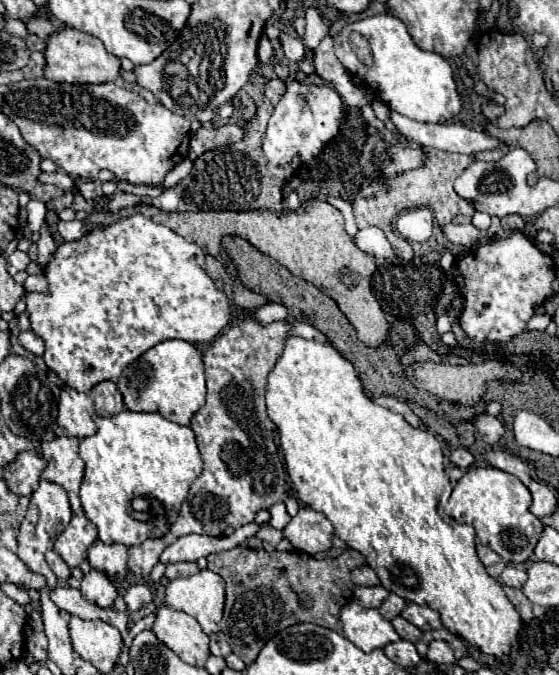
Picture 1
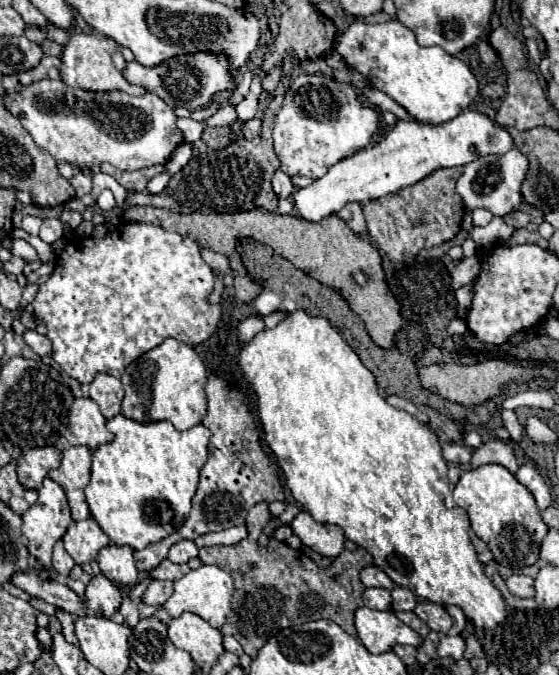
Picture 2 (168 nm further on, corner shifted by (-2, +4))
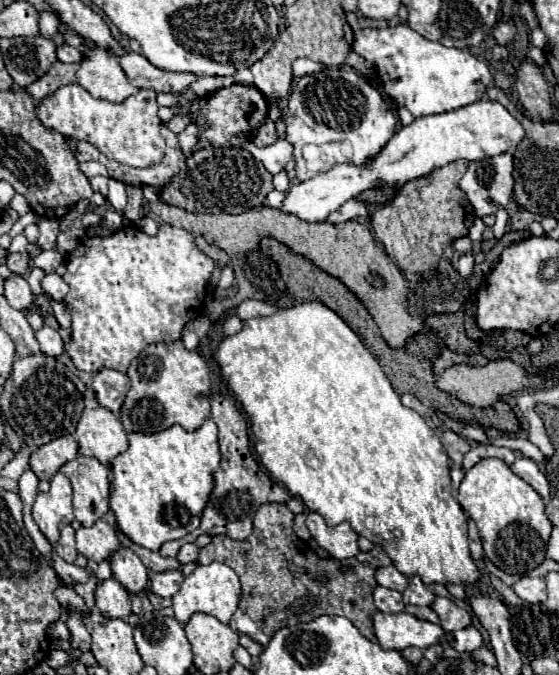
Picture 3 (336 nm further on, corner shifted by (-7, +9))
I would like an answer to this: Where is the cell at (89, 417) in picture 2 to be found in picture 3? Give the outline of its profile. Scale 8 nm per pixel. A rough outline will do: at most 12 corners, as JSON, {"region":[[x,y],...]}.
{"region":[[106,407],[84,409],[75,431],[82,455],[110,465],[128,449]]}

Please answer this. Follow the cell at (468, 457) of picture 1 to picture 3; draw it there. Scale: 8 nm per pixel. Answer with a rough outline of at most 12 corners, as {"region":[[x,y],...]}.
{"region":[[444,431],[440,441],[456,465],[472,447],[454,431]]}

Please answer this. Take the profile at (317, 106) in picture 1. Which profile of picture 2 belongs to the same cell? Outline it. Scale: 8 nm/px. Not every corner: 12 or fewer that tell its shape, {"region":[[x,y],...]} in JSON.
{"region":[[301,74],[273,140],[289,176],[323,176],[371,144],[351,84]]}

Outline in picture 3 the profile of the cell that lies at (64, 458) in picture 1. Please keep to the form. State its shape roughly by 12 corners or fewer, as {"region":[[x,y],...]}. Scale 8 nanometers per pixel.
{"region":[[78,455],[76,521],[94,525],[108,513],[108,467]]}

